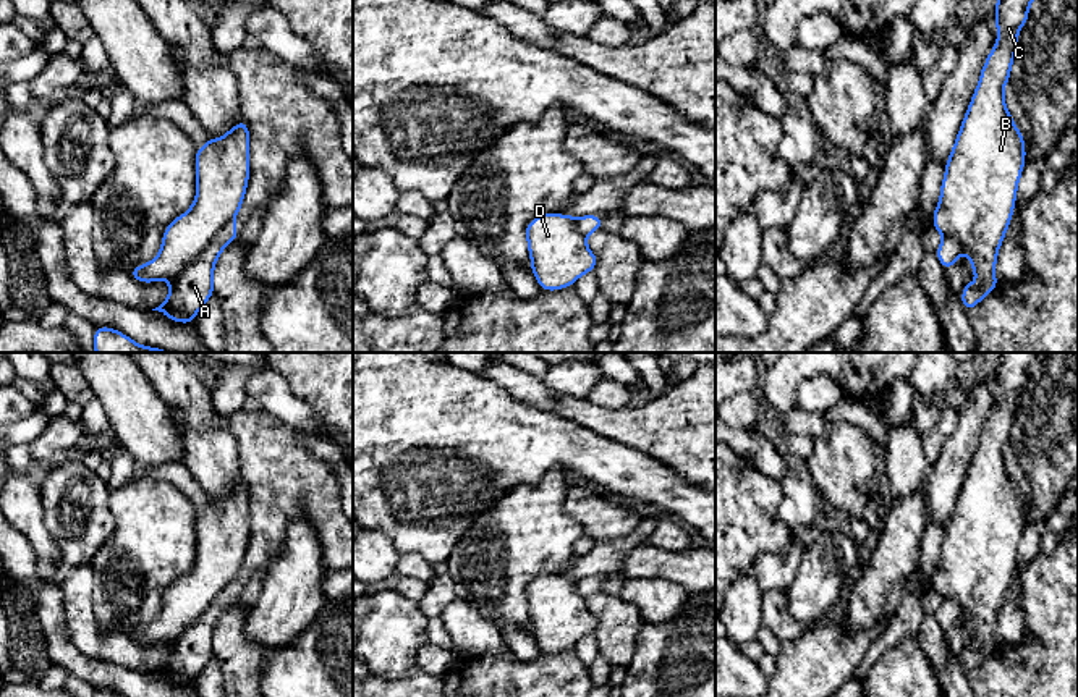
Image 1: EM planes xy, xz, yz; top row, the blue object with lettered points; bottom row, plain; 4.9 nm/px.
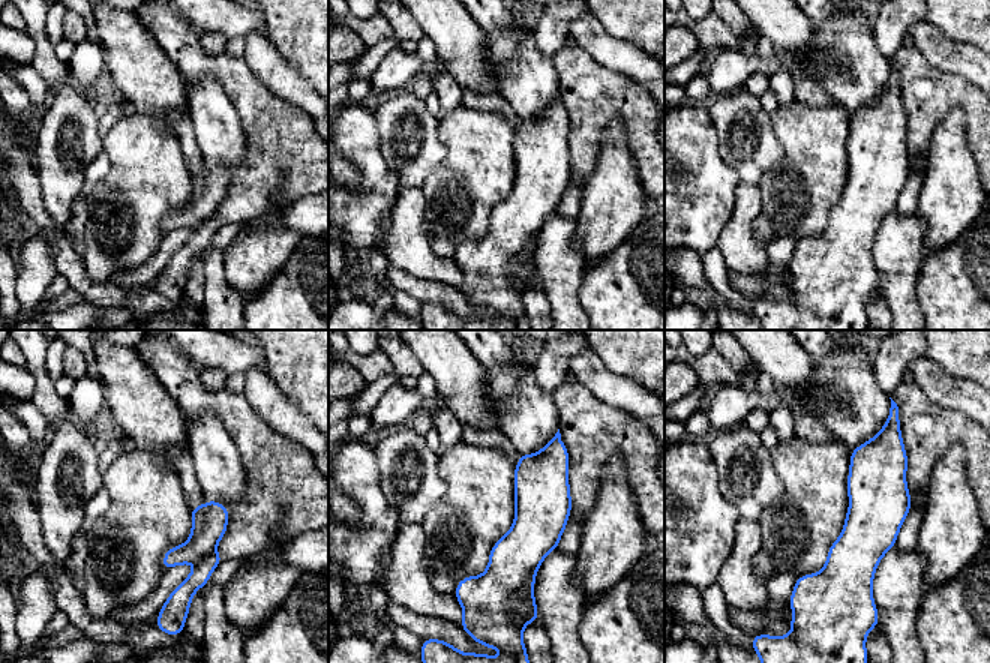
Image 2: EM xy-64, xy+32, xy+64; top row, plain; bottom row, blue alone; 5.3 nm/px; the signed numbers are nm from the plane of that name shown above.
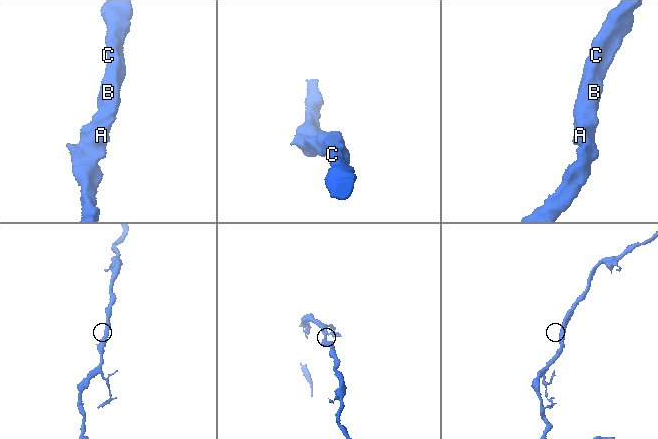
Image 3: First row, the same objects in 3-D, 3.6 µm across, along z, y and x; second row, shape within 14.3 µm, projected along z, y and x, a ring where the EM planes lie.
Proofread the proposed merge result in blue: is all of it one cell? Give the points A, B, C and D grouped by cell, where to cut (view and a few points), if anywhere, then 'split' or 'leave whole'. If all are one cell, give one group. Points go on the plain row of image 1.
groups A / B C D; cut xy (233, 581), (177, 642), (170, 662), (172, 670), (178, 676); split

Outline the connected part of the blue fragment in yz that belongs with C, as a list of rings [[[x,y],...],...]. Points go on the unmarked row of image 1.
[[[1000,353],[995,374],[999,399],[983,427],[953,511],[945,524],[932,589],[955,598],[968,616],[981,650],[966,642],[960,665],[970,674],[999,650],[995,624],[1016,564],[1026,526],[1025,501],[1005,469],[1004,450],[1018,412],[1018,395],[1039,353]]]

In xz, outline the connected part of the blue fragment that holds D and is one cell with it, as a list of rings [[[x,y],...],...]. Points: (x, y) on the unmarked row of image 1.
[[[541,576],[524,590],[531,636],[544,653],[573,648],[597,629],[597,618],[586,608],[586,598],[575,584],[571,577]]]

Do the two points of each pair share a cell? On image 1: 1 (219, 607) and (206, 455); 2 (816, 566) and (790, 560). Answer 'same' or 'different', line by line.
1: different
2: different

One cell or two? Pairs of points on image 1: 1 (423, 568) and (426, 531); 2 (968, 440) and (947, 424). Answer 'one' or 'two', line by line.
1: two
2: two

